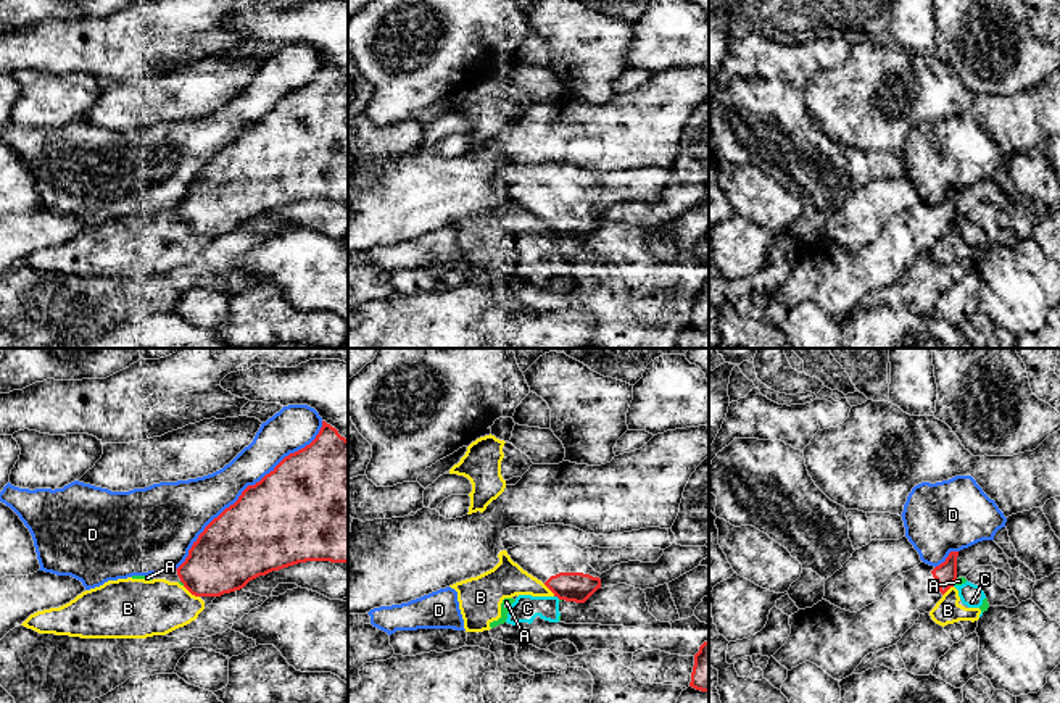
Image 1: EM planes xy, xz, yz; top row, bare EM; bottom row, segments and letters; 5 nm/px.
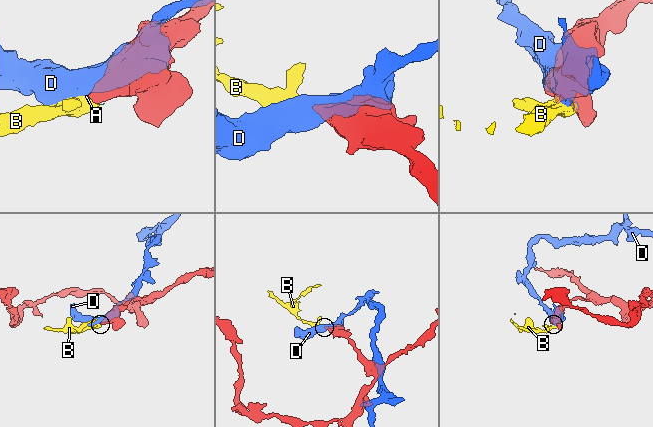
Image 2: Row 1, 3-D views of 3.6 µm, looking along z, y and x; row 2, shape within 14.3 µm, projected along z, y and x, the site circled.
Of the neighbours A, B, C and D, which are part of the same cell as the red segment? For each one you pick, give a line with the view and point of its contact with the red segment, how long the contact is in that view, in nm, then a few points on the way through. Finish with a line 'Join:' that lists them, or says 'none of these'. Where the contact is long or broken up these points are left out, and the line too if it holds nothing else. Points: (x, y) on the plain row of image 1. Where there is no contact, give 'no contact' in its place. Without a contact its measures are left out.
Join: none of these

